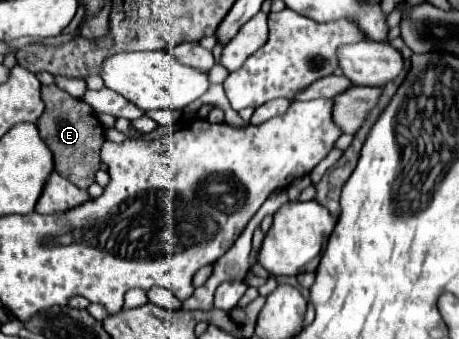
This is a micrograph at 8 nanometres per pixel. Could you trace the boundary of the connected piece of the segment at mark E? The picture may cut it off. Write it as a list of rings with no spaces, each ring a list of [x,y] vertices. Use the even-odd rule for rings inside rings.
[[[57,85],[43,87],[41,99],[45,101],[45,113],[37,121],[37,127],[41,139],[49,145],[49,149],[55,155],[55,171],[79,189],[87,189],[91,183],[95,183],[95,173],[101,165],[99,149],[105,143],[105,127],[99,123],[91,105],[71,97]]]

